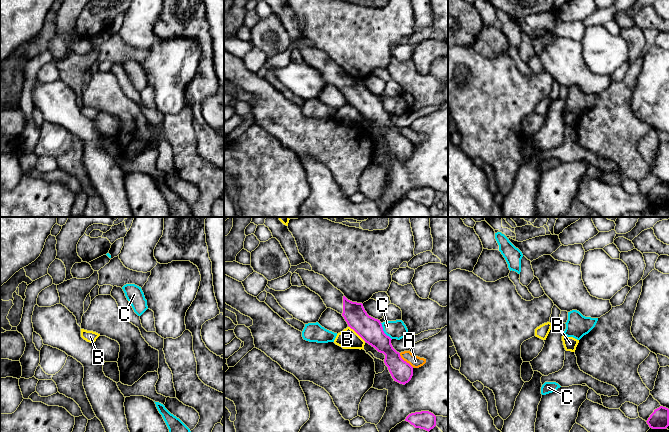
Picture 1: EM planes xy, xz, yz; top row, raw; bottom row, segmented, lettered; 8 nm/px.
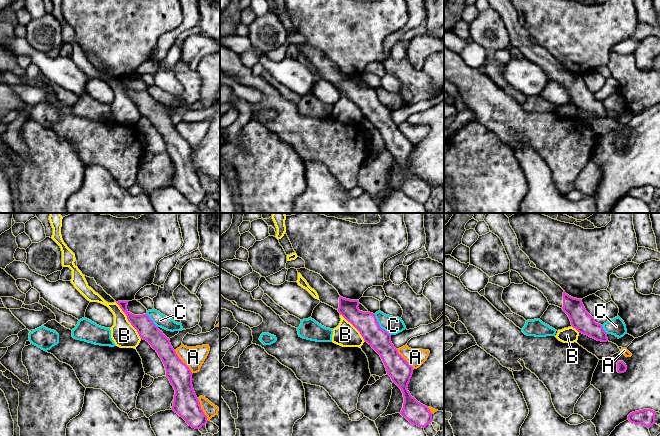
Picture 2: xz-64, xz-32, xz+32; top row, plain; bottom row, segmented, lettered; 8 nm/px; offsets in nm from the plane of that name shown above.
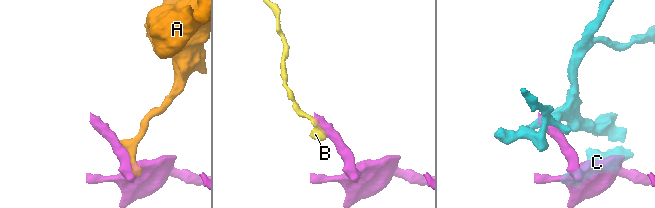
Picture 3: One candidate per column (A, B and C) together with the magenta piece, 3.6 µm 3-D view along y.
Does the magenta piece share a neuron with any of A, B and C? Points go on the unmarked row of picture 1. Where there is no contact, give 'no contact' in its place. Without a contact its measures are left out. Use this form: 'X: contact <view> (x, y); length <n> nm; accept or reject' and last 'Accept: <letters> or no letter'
A: contact xz (405, 137); length 160 nm; reject
B: contact xz (357, 109); length 180 nm; reject
C: contact xz (383, 107); length 160 nm; reject
Accept: no letter

